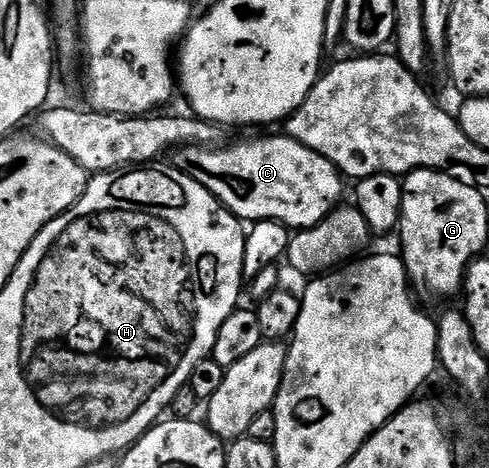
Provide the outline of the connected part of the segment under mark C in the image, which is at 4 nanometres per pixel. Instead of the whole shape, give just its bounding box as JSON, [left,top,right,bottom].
[168,134,344,230]

